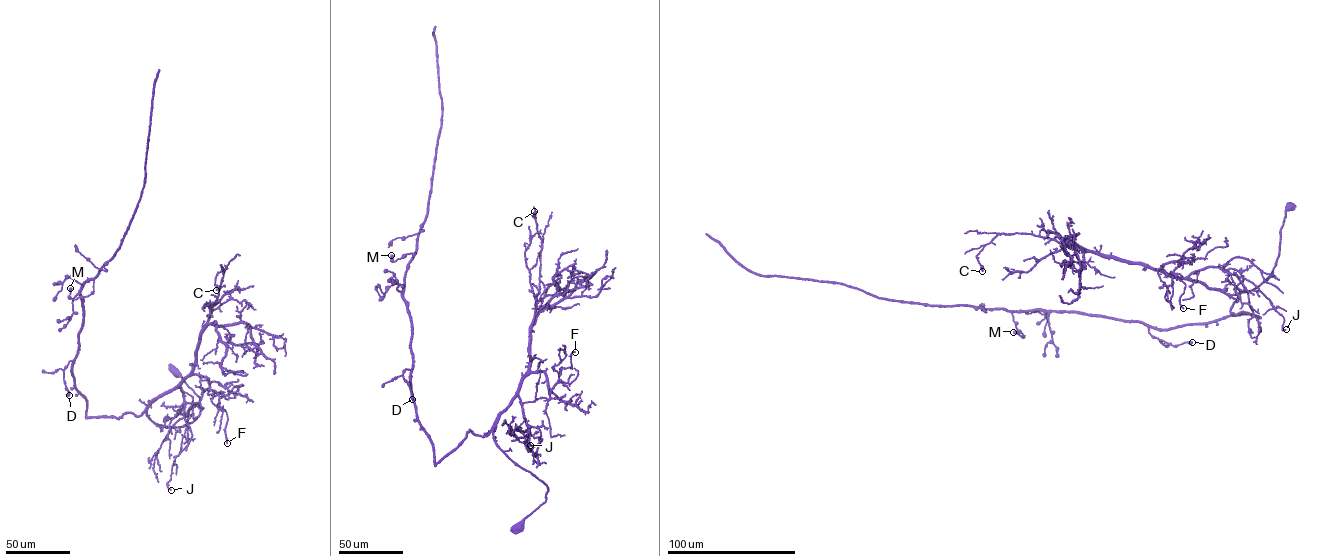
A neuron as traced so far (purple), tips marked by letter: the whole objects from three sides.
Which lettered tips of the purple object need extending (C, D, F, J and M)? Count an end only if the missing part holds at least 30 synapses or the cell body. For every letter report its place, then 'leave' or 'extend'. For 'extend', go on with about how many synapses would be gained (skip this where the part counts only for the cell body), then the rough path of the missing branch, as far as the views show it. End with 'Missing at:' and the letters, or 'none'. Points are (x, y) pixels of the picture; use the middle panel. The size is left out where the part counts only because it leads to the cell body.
C: (534, 211) | leave
D: (412, 399) | leave
F: (575, 352) | leave
J: (530, 445) | leave
M: (391, 255) | leave
Missing at: none

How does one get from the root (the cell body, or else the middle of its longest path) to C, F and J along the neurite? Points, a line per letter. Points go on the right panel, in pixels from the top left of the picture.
C: (1289, 207), (1270, 276), (1254, 288), (1237, 294), (1030, 234), (997, 234), (976, 255), (982, 271)
F: (1289, 207), (1275, 265), (1254, 288), (1227, 294), (1164, 264), (1188, 259), (1173, 271), (1185, 285), (1183, 308)
J: (1289, 207), (1275, 265), (1263, 282), (1227, 294), (1188, 277), (1210, 267), (1243, 277), (1283, 317), (1286, 329)

